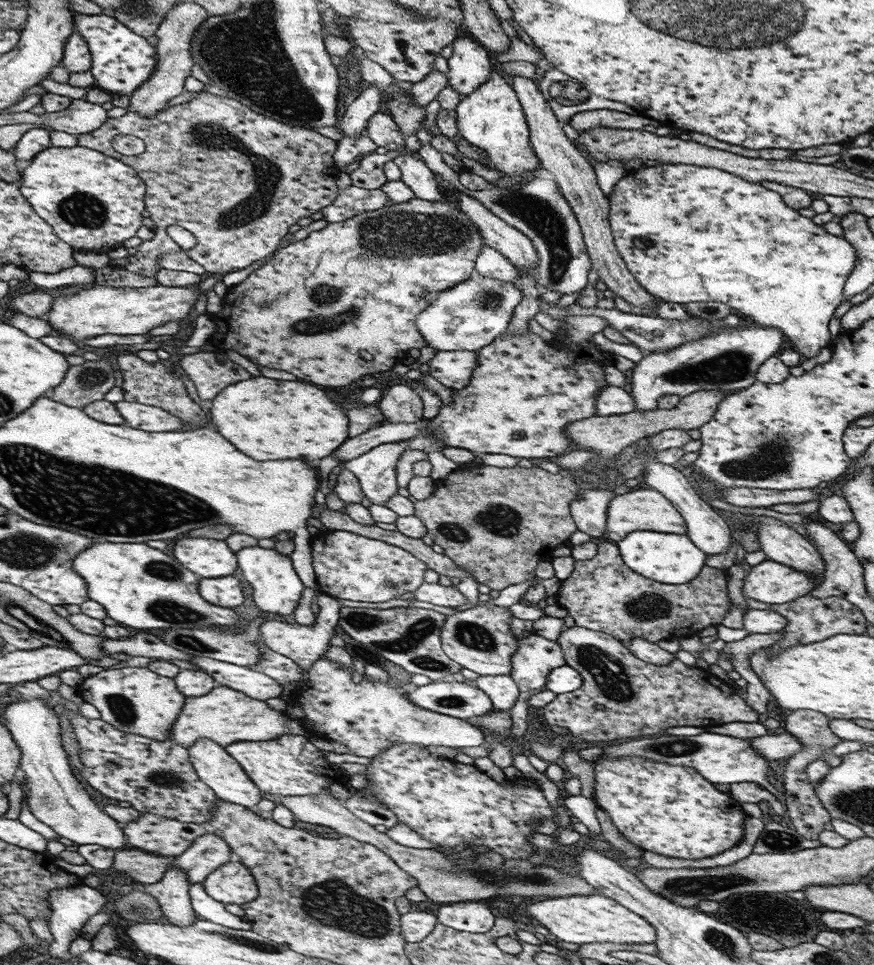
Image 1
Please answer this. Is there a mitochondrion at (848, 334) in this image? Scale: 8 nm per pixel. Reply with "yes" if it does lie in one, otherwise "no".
no

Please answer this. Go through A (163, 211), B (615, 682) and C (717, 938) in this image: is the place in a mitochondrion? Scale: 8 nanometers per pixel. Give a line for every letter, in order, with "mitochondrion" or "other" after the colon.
A: other
B: mitochondrion
C: mitochondrion

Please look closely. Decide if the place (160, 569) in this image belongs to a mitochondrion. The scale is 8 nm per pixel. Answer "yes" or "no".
yes

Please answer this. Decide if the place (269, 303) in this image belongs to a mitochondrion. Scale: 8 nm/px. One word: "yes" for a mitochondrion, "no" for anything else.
yes

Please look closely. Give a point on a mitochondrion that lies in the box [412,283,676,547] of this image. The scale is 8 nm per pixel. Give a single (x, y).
(497, 518)

